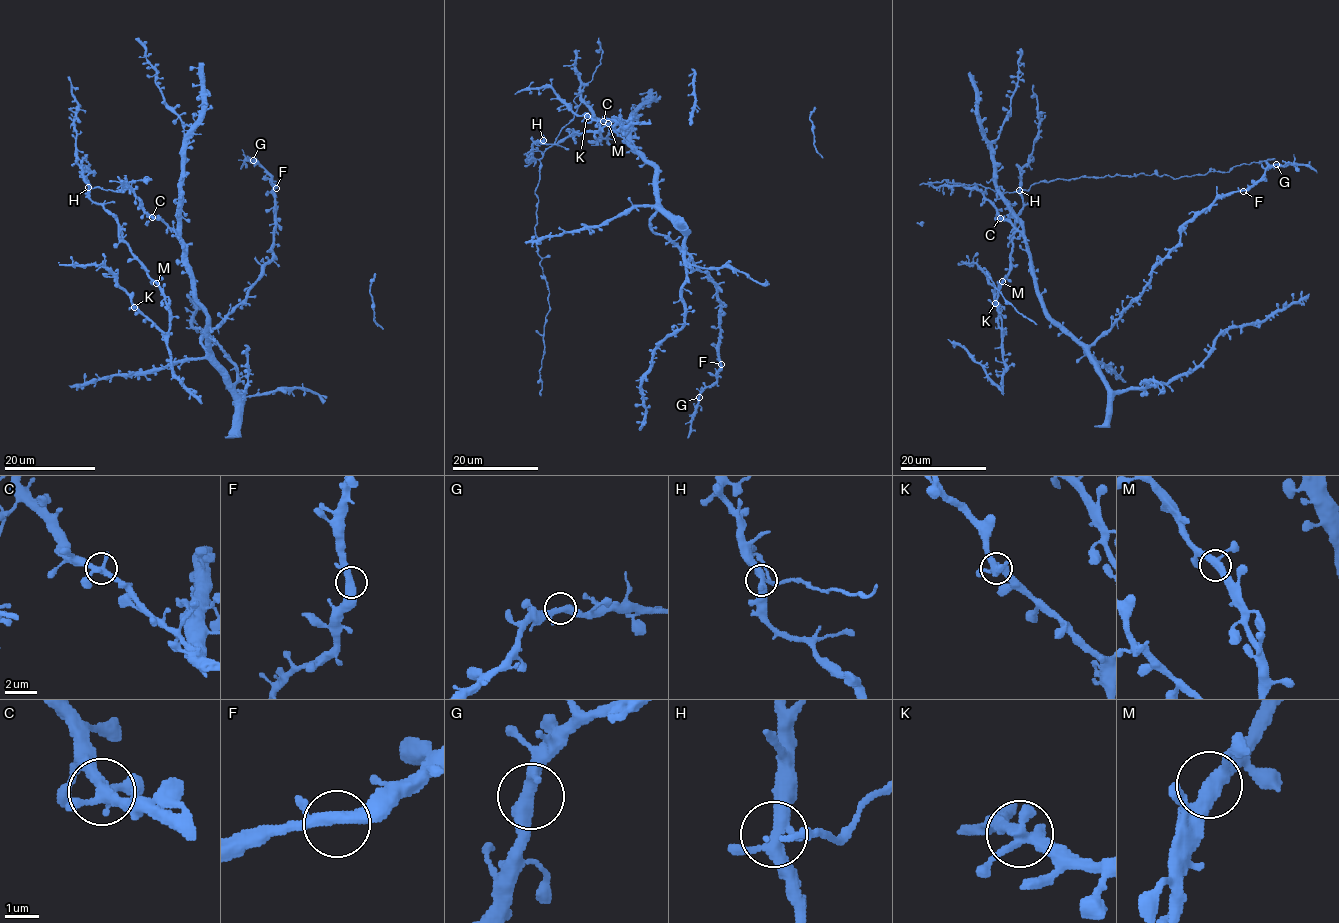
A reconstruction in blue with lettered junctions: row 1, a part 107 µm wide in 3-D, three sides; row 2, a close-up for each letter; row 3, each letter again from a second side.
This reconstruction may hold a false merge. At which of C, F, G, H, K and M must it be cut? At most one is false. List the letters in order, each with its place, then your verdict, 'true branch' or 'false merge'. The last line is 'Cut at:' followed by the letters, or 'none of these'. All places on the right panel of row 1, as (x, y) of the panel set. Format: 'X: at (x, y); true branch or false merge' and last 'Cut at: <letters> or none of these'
C: at (1000, 218); true branch
F: at (1243, 191); true branch
G: at (1276, 164); true branch
H: at (1019, 190); true branch
K: at (995, 303); true branch
M: at (1002, 281); true branch
Cut at: none of these

